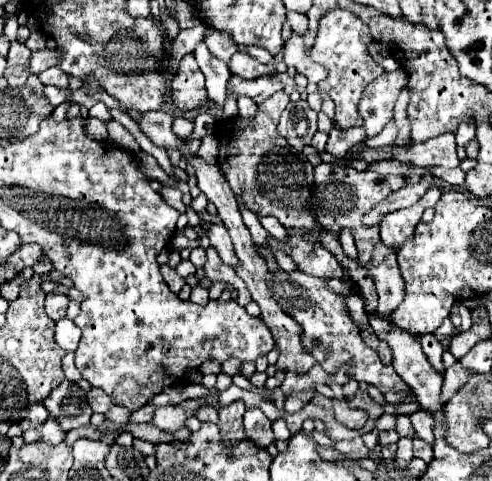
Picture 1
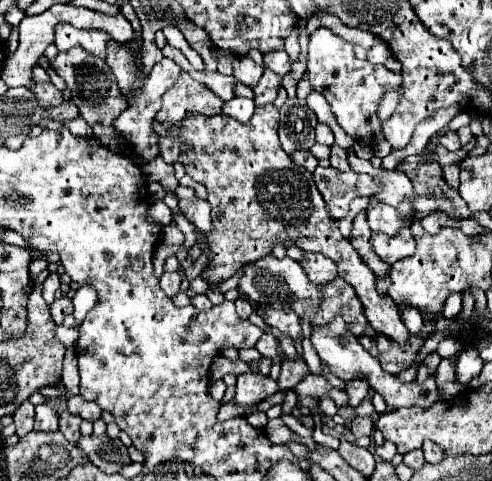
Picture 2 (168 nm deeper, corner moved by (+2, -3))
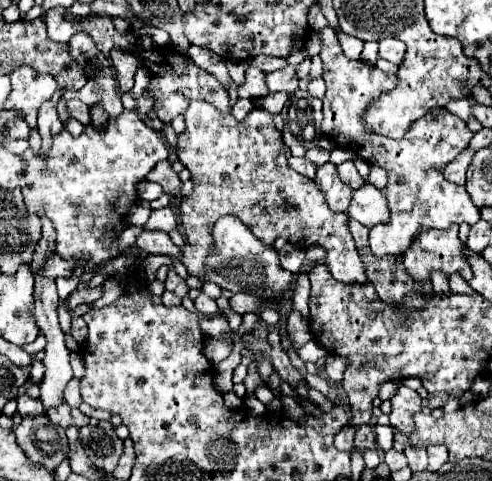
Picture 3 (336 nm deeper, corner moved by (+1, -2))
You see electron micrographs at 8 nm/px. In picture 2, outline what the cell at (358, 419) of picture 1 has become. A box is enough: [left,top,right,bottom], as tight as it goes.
[351,417,373,437]

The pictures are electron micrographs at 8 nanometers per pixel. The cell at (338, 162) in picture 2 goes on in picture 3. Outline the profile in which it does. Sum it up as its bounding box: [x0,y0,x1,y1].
[338,160,364,188]

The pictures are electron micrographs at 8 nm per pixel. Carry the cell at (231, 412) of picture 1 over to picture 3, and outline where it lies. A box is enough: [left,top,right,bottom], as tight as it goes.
[244,362,264,396]

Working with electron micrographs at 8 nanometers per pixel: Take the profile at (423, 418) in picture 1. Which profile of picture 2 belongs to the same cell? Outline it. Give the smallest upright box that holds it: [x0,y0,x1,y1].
[423,441,445,463]

